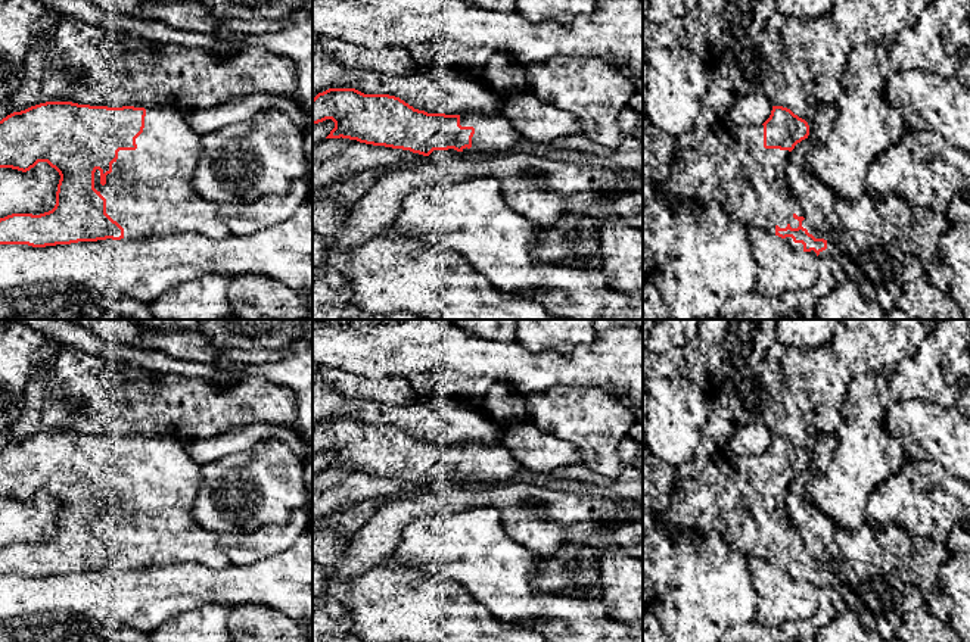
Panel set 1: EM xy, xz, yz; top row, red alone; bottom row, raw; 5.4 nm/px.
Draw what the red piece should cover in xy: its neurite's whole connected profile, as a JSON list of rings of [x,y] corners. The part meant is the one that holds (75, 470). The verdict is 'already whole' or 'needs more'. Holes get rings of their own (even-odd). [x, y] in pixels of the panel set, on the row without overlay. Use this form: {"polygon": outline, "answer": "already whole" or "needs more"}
{"polygon": [[[46,431],[13,442],[0,451],[0,498],[27,502],[38,492],[47,492],[59,502],[60,509],[52,540],[0,548],[0,574],[46,577],[177,562],[199,562],[209,568],[227,567],[228,558],[218,546],[220,533],[199,526],[192,514],[200,482],[200,464],[187,454],[184,442],[171,437],[108,437]]], "answer": "needs more"}

